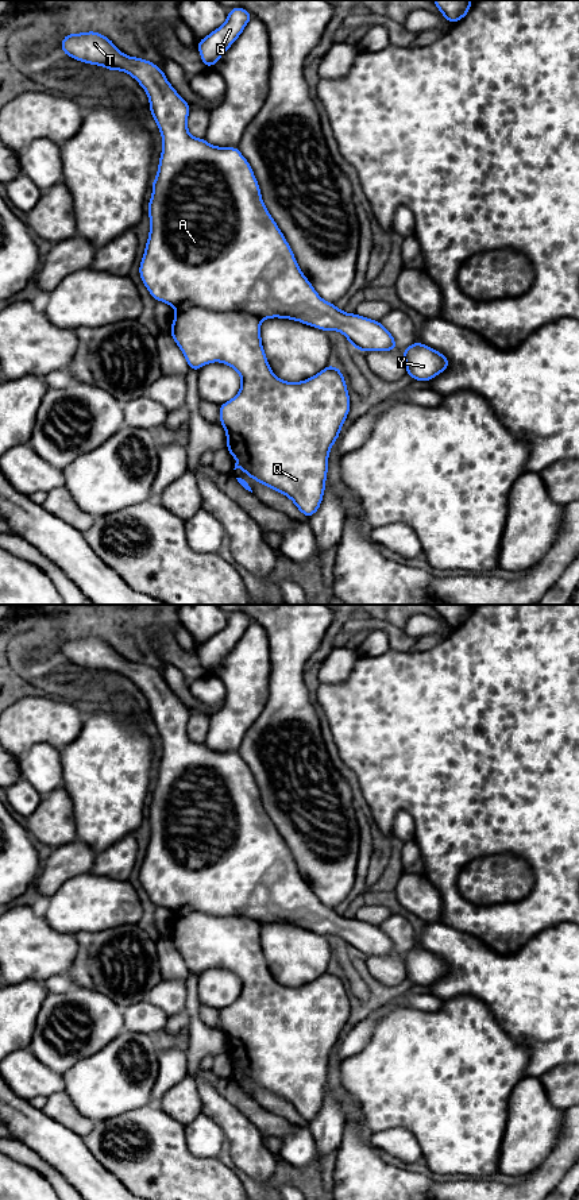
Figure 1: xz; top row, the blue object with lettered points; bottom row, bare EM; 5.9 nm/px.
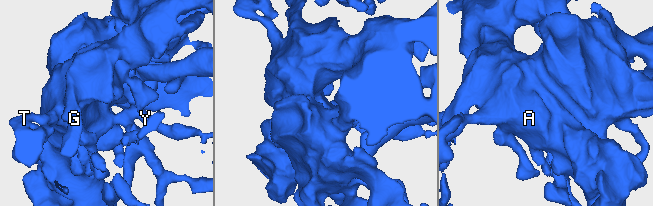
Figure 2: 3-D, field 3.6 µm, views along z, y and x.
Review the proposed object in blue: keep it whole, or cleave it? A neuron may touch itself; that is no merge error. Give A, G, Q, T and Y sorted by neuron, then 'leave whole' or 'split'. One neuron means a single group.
A G Q T Y | leave whole

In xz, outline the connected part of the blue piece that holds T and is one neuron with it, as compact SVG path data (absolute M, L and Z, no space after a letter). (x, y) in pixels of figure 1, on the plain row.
M88 636L88 637L80 637L80 638L66 638L66 641L61 647L62 656L77 665L96 670L96 671L104 671L109 674L111 676L121 675L134 682L139 690L146 695L150 706L150 717L158 729L159 737L162 740L162 759L159 763L158 769L158 779L153 786L153 800L148 806L148 821L150 821L150 837L148 837L148 845L146 846L146 854L139 871L139 880L153 900L155 906L162 906L169 910L171 910L175 914L175 922L173 925L173 929L170 931L170 938L177 948L178 953L184 957L184 961L189 969L189 973L198 976L200 972L208 968L213 966L221 966L232 973L235 973L240 983L242 989L239 998L231 1004L219 1011L220 1016L220 1029L225 1034L227 1038L227 1054L229 1056L232 1062L236 1062L239 1066L235 1068L235 1073L242 1073L247 1080L252 1081L258 1088L266 1089L270 1093L286 1100L290 1103L297 1114L306 1120L308 1123L313 1120L323 1106L324 1095L325 1095L325 1085L327 1085L327 1076L328 1076L328 1061L329 1056L333 1050L333 1047L337 1045L341 1031L348 1020L351 1006L348 1000L348 993L344 985L343 977L335 972L333 969L327 971L324 975L321 975L319 979L302 985L302 987L285 987L279 984L270 973L270 969L267 966L267 962L265 960L265 954L262 952L262 942L260 942L260 926L263 923L289 923L296 925L302 929L306 929L309 931L314 931L317 934L323 935L337 935L341 937L347 945L351 948L351 950L356 954L360 954L363 957L367 956L391 956L398 954L397 948L393 942L393 939L381 929L381 926L375 926L371 923L367 923L364 921L358 921L356 918L344 918L341 914L339 914L335 908L327 907L323 904L312 888L308 885L308 883L301 876L292 852L287 849L283 838L278 833L277 827L269 818L267 813L263 809L259 788L254 780L254 776L248 768L248 765L242 760L238 752L217 752L212 751L206 746L205 742L198 744L193 742L188 736L188 721L189 721L189 707L182 703L177 695L170 690L167 686L165 678L162 676L162 672L154 670L153 667L136 663L136 661L128 661L117 655L117 652L113 649L113 647L104 641L100 637L96 636Z

